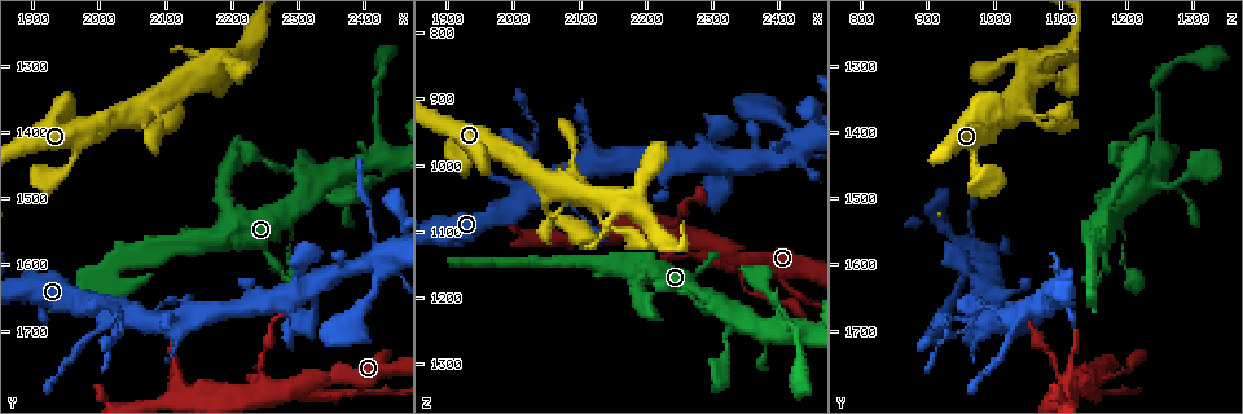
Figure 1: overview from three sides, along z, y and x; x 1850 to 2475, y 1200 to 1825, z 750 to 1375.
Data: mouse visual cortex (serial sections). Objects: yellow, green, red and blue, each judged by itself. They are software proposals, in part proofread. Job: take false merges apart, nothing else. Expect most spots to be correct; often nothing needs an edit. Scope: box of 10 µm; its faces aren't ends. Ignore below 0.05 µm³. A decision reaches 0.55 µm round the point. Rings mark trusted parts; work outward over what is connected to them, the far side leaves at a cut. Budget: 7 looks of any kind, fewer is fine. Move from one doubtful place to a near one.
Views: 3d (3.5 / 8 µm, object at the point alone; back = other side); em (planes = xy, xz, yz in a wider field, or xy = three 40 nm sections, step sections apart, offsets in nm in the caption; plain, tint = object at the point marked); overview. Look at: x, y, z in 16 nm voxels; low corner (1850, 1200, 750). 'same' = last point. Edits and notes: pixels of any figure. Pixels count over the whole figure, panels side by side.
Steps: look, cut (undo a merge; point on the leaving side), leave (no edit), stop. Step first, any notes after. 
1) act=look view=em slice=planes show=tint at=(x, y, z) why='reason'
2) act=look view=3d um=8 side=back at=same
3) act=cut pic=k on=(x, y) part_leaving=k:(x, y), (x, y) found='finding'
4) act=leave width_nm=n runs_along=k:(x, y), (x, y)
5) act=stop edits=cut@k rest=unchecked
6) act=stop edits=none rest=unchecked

act=look view=3d um=3.5 at=(2030, 1665, 980) why='thin neck'

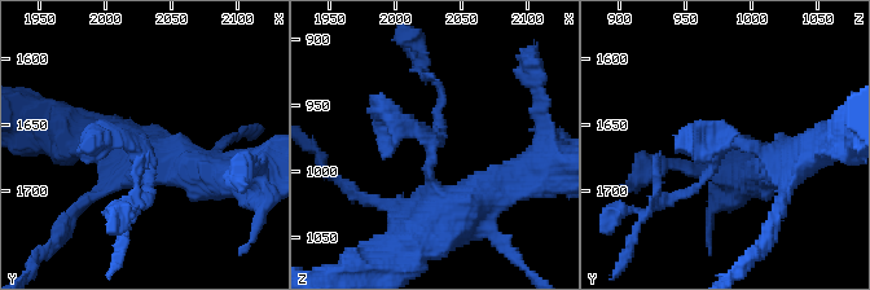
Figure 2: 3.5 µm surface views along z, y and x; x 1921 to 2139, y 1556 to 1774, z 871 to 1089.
act=look view=em slice=xy step=3 show=tint at=(2028, 1668, 980)

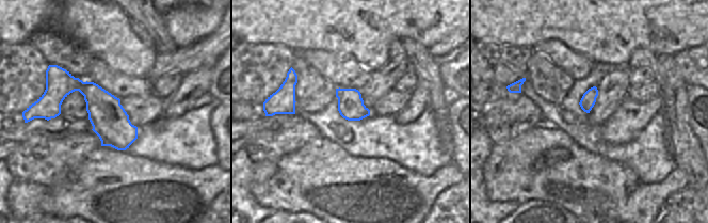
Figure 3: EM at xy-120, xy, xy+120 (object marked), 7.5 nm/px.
act=cut pic=2 on=(675, 196) width_nm=200 part_leaving=2:(710, 170), (686, 194), (614, 218) found='a second cell is stuck on'

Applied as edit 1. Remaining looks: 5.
act=look view=overview

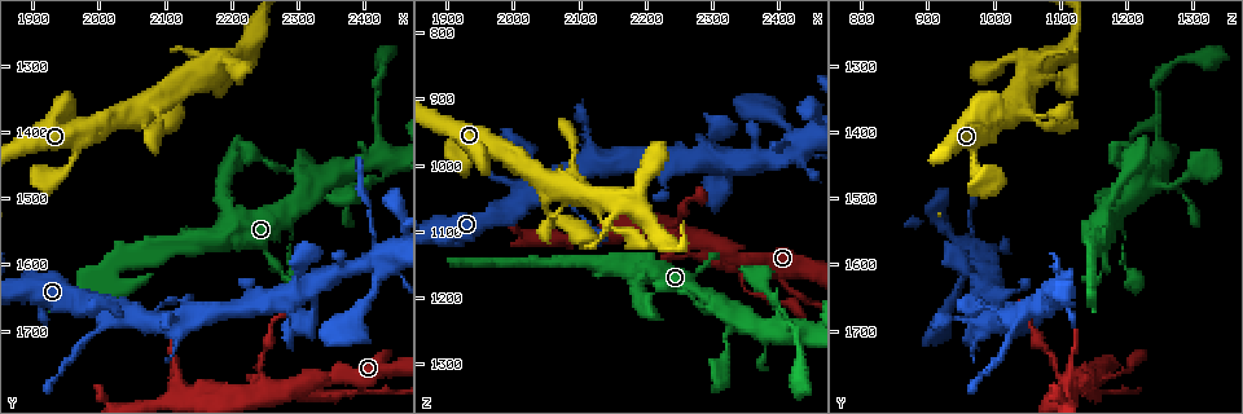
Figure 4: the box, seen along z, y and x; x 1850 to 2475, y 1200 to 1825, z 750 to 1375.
act=look view=3d um=3.5 at=(2330, 1485, 1245) why='looks like a crossing'

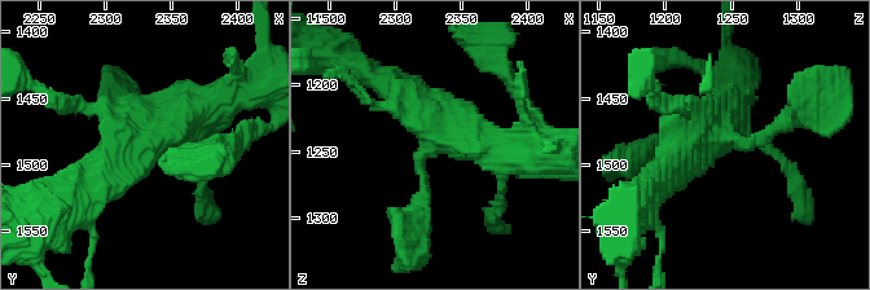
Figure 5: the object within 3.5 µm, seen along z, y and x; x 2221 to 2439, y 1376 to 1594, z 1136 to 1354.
act=look view=em slice=planes show=tint at=(2330, 1480, 1244)

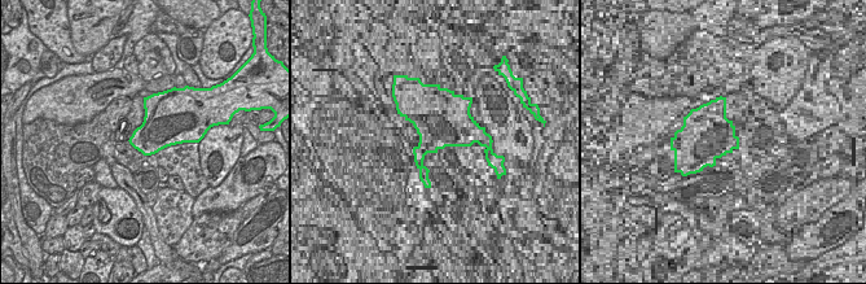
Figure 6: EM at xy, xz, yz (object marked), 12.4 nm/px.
act=leave runs_along=5:(95, 183), (154, 131), (225, 99) found='continuous, no second cell'

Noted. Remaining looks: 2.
act=look view=3d um=3.5 side=back at=(2415, 1380, 1250) why='thick turns thin'

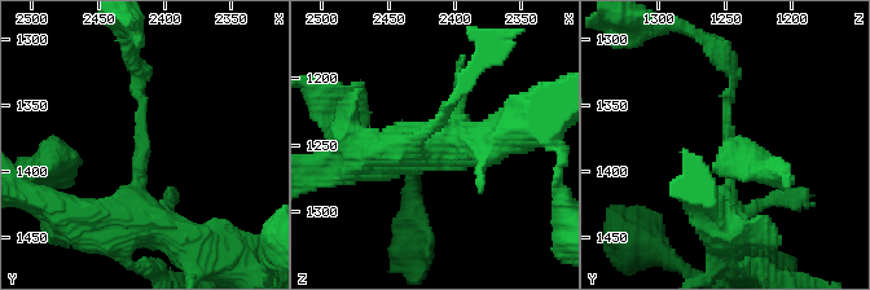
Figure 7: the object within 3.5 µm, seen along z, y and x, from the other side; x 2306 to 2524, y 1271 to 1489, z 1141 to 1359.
act=look view=em slice=xy step=2 show=tint at=same arm_widths_nm=150,450

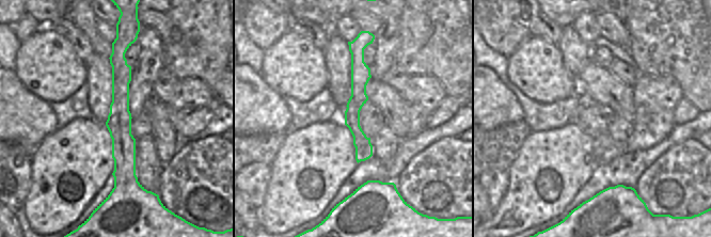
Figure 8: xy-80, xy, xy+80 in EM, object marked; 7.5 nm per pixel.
act=leave runs_along=7:(156, 225), (136, 210), (136, 67) found='all the same cell'

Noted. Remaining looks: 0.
act=stop edits=cut@2 rest=unchecked

